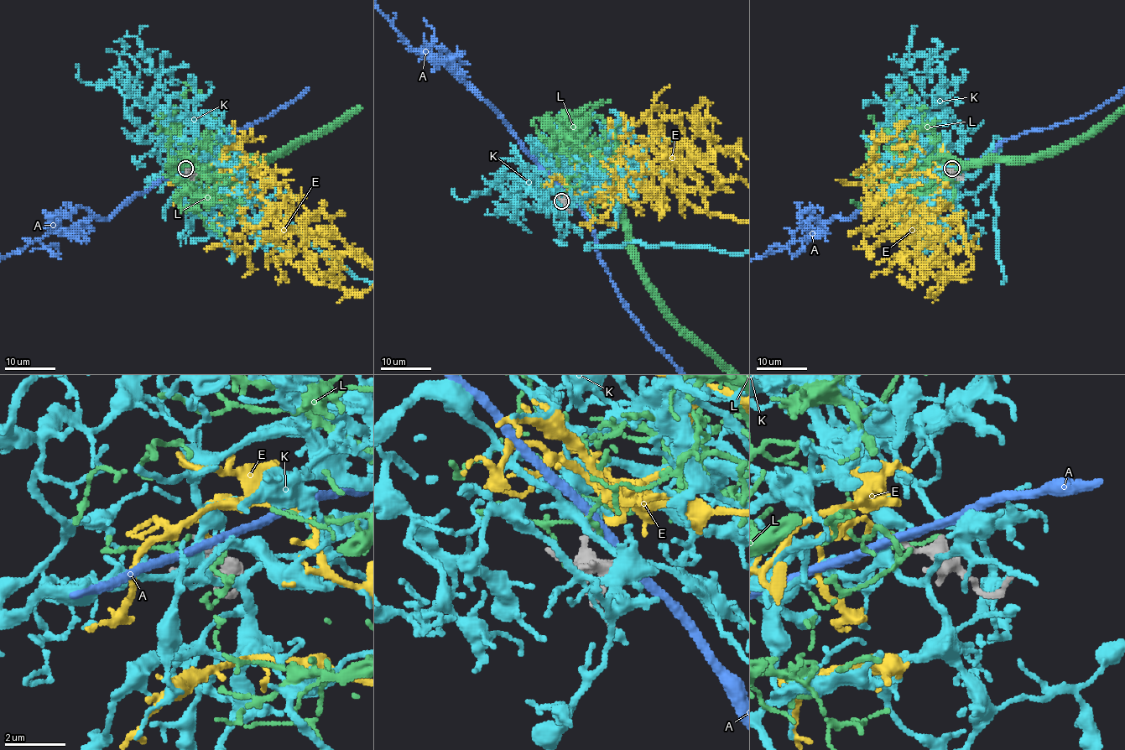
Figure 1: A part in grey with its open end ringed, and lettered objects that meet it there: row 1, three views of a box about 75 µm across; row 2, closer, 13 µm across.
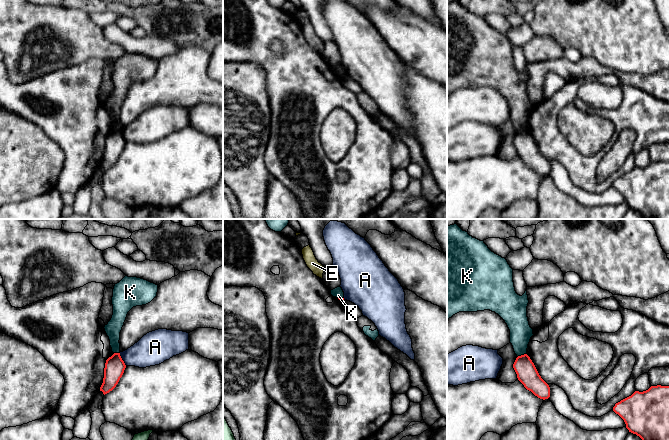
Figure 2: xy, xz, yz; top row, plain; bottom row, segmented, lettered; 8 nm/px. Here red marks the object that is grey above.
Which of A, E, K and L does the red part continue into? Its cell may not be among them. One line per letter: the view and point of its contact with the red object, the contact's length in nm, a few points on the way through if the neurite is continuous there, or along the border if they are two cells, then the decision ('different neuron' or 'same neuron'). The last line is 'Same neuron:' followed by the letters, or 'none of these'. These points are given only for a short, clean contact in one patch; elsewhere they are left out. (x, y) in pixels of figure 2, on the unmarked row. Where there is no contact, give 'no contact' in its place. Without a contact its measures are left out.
A: xy (121, 135) | 120 nm | along xy (119, 129), (126, 141) | different neuron
E: no contact | different neuron
K: yz (521, 131) | 80 nm | along yz (525, 129), (517, 133) | different neuron
L: no contact | different neuron
Same neuron: none of these

